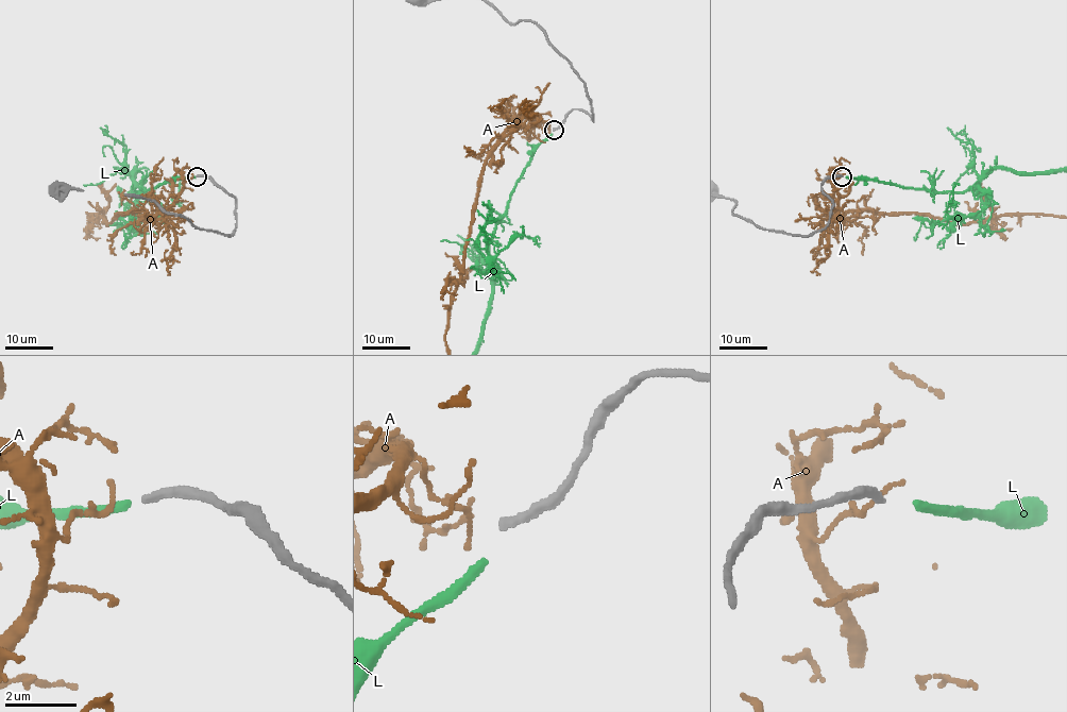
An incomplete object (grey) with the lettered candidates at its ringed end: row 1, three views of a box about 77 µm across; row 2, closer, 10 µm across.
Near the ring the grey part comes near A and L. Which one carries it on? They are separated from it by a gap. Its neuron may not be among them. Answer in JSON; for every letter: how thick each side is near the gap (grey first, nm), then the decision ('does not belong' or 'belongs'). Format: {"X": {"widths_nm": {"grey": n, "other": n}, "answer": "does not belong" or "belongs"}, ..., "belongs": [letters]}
{"A": {"widths_nm": {"grey": 240, "other": 160}, "answer": "does not belong"}, "L": {"widths_nm": {"grey": 240, "other": 240}, "answer": "belongs"}, "belongs": ["L"]}

